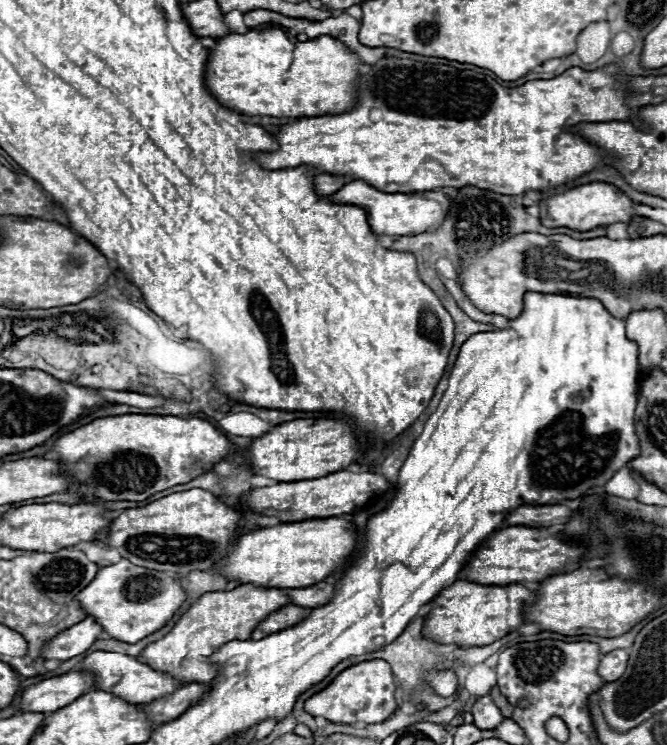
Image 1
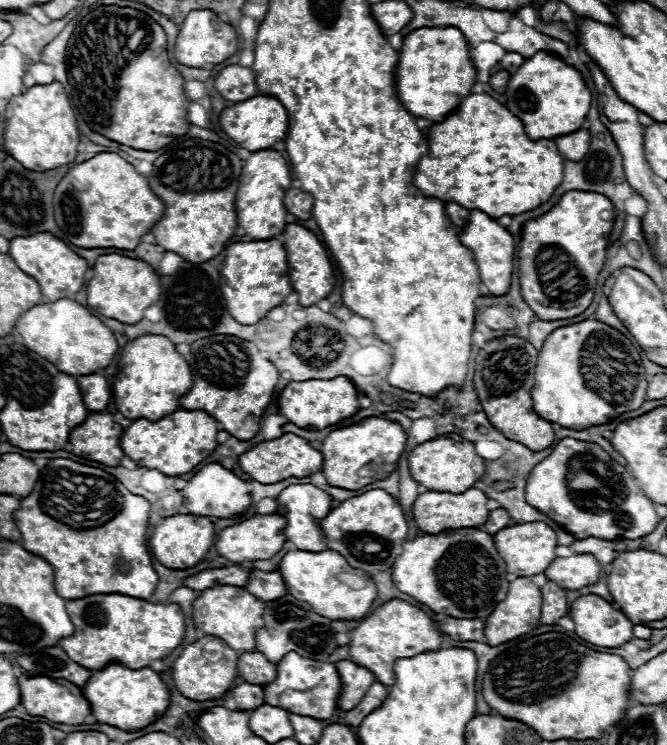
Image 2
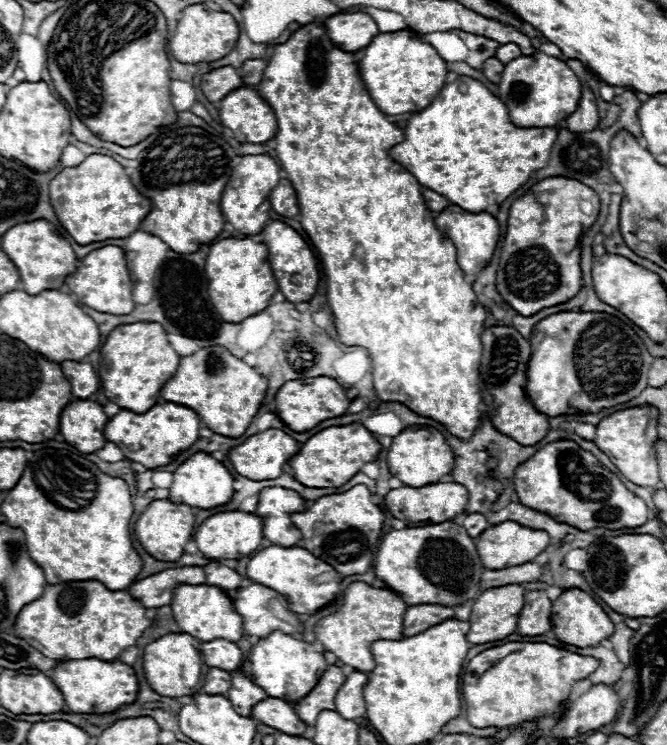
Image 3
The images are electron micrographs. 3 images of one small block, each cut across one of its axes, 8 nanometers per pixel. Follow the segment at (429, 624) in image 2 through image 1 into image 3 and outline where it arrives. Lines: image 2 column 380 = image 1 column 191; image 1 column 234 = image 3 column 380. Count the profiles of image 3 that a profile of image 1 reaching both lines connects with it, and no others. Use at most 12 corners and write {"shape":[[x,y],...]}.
{"shape":[[352,582],[338,612],[314,626],[324,650],[354,670],[368,644],[402,638],[404,600]]}

